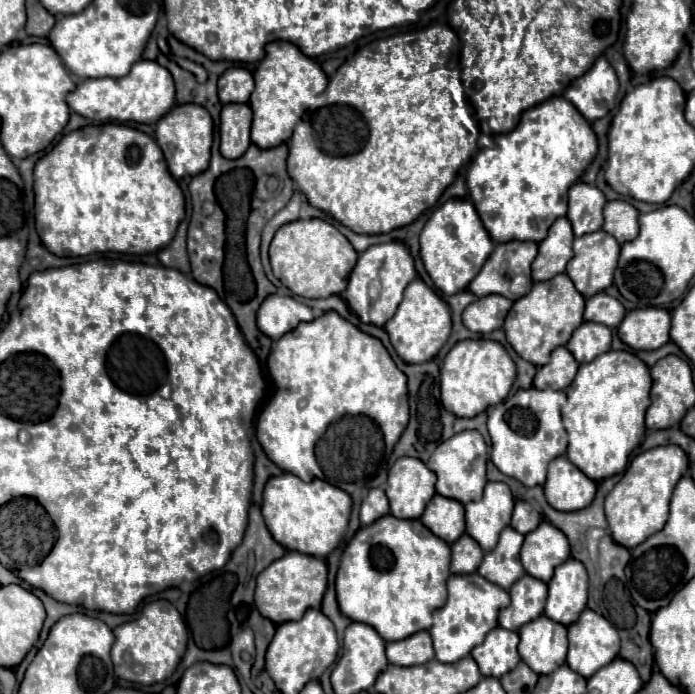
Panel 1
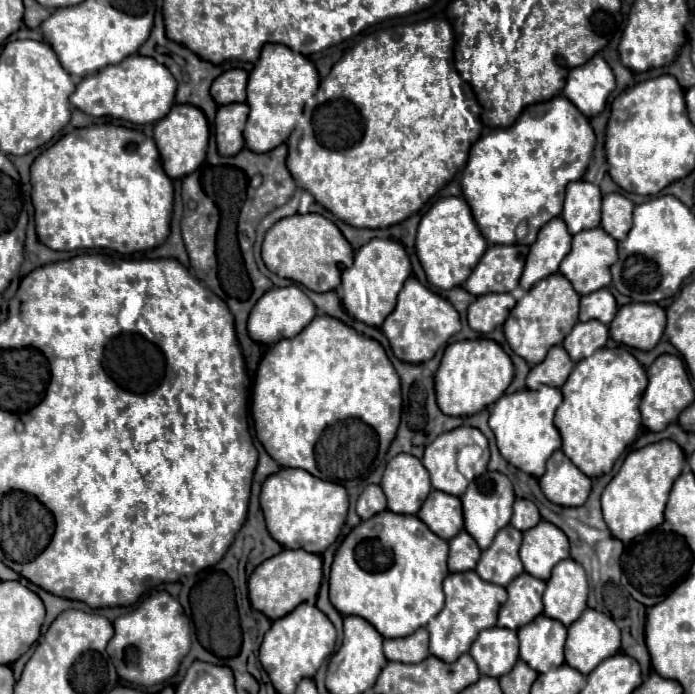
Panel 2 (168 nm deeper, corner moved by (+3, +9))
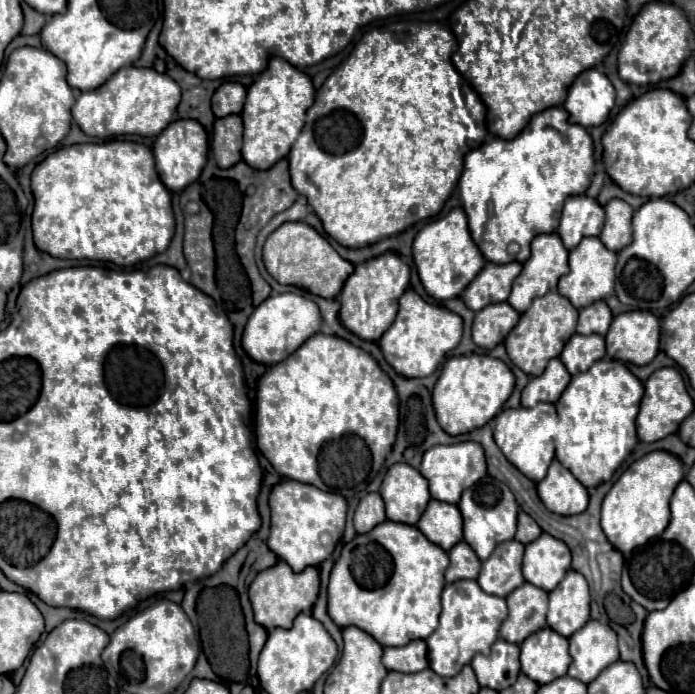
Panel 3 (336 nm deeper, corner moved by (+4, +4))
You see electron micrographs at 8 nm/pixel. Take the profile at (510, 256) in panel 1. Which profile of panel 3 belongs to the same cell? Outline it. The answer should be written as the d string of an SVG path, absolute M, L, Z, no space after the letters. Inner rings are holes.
M486 261L484 269L474 277L474 281L462 293L462 301L472 311L480 311L490 303L506 301L510 295L512 283L520 271L522 271L522 263L518 261L504 263L504 265Z

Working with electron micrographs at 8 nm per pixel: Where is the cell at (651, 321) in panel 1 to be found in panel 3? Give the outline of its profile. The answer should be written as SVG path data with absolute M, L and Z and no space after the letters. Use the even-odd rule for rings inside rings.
M628 311L614 317L606 333L606 351L612 359L646 365L656 357L658 341L660 319L650 311Z

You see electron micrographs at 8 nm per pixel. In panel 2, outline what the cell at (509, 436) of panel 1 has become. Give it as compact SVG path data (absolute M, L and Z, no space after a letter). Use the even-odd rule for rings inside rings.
M541 386L539 390L521 390L515 394L505 394L501 396L493 406L491 406L491 418L489 426L495 434L497 448L501 456L513 464L515 468L539 478L545 474L545 462L547 458L561 448L561 436L553 424L553 416L557 406L561 404L563 396L559 388L551 386Z

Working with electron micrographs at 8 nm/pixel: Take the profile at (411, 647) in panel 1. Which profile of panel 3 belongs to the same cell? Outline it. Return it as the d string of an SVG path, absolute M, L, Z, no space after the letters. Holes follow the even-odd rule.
M416 639L404 647L386 647L382 663L388 671L416 673L428 667L428 647L426 641Z

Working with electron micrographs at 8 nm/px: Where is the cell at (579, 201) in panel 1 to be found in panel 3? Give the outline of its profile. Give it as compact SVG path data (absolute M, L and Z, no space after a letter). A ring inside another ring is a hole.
M572 195L566 199L558 235L568 249L574 249L582 237L596 237L602 231L604 209L588 195Z

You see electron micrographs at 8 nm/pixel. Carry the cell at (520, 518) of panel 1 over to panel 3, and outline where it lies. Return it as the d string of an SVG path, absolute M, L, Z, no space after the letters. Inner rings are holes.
M520 511L520 513L518 513L518 529L516 529L516 537L514 537L514 539L518 539L520 543L528 545L528 543L532 543L536 537L540 537L540 533L542 533L542 529L538 527L538 523L536 523L528 513Z

